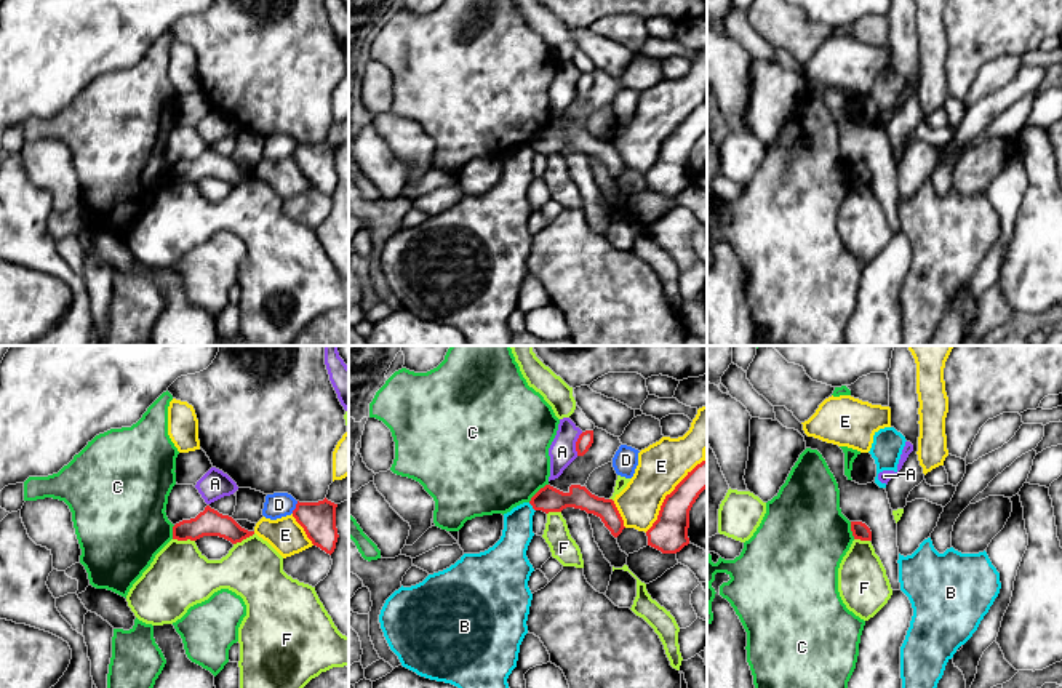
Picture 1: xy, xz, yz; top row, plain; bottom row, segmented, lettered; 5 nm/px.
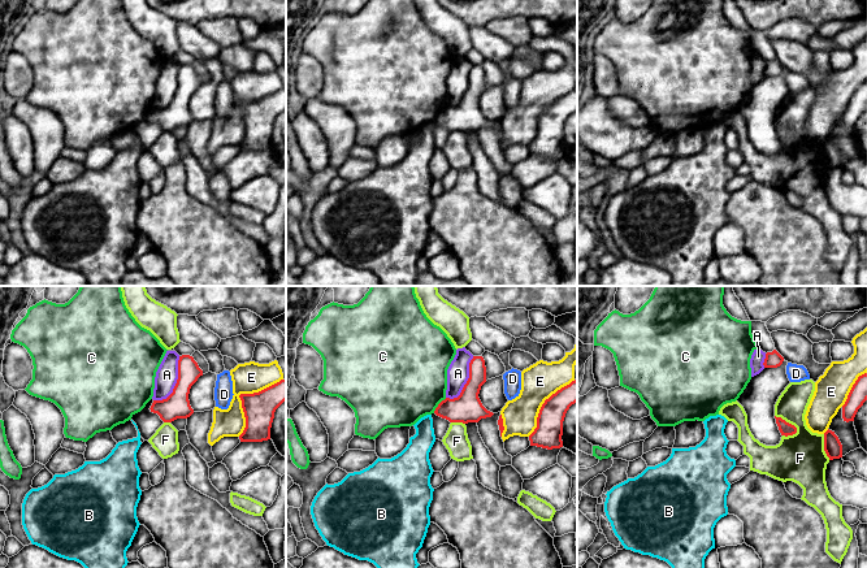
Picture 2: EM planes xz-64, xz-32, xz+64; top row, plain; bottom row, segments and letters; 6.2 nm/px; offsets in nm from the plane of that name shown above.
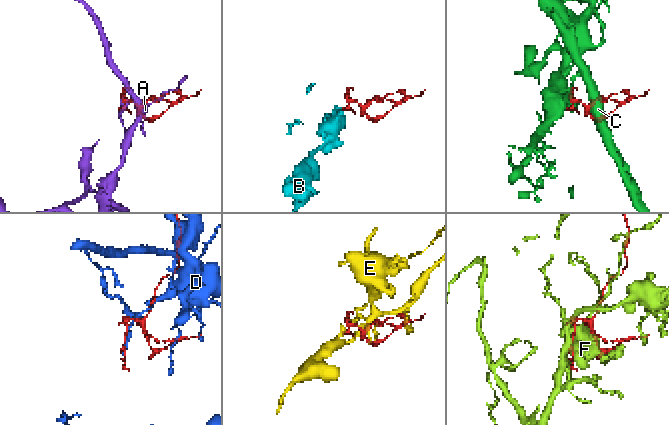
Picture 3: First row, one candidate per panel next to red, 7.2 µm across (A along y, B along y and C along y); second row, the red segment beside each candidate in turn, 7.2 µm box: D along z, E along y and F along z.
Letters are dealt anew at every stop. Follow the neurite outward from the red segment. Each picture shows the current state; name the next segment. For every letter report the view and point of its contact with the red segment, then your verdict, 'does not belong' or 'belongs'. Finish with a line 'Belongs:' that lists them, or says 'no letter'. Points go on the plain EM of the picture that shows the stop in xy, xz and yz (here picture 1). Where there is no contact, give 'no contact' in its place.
A: xz (576, 85) | does not belong
B: xz (533, 149) | does not belong
C: xz (538, 133) | does not belong
D: xy (296, 149) | does not belong
E: xz (667, 136) | does not belong
F: xy (184, 181) | does not belong
Belongs: no letter

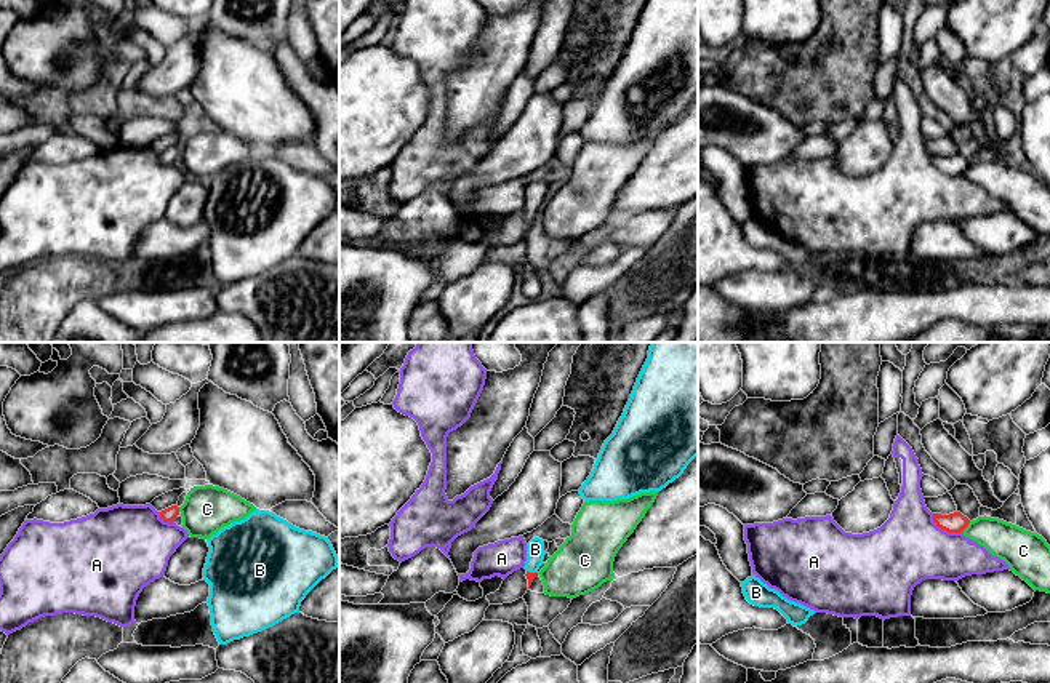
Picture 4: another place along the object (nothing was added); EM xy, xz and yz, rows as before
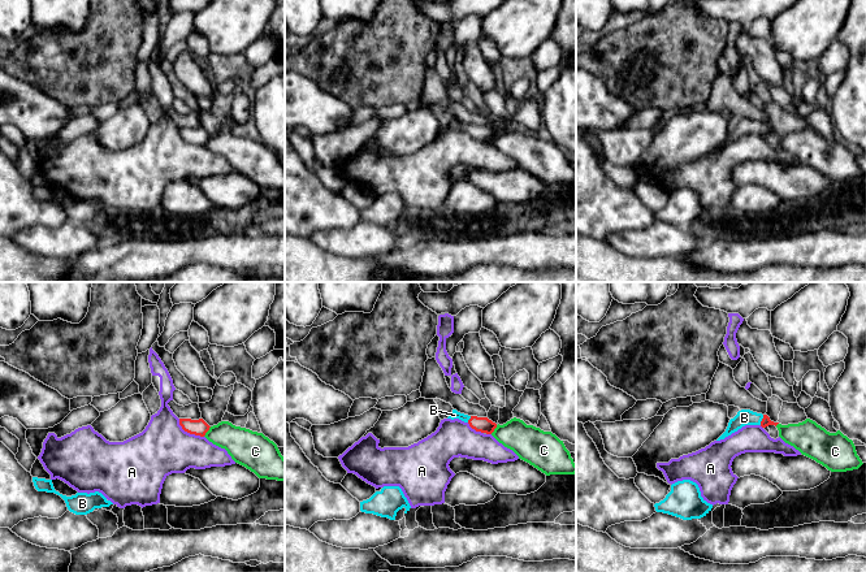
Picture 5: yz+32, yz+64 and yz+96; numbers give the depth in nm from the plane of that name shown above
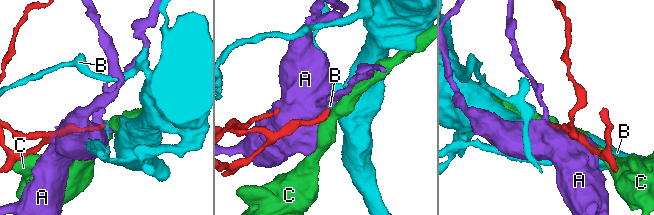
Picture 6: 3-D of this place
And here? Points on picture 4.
A: yz (943, 170) | does not belong
B: xz (532, 215) | belongs
C: yz (965, 168) | does not belong
Belongs: B

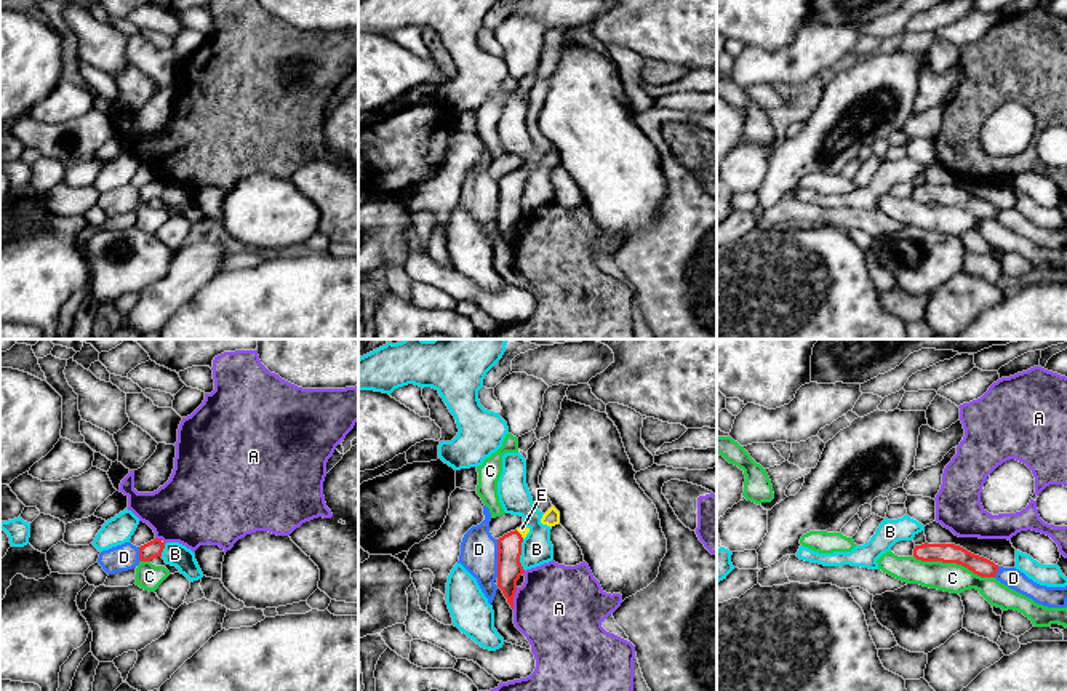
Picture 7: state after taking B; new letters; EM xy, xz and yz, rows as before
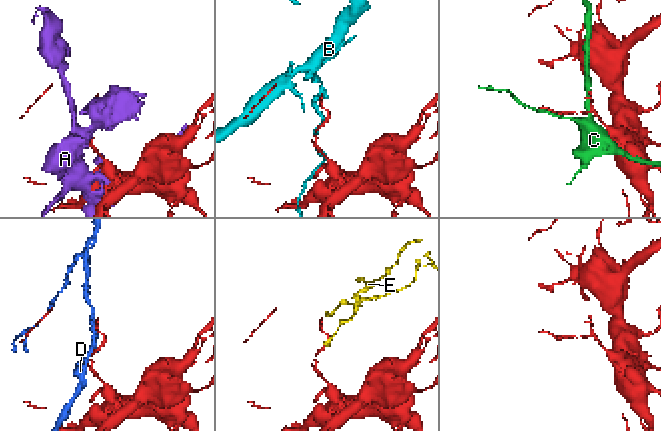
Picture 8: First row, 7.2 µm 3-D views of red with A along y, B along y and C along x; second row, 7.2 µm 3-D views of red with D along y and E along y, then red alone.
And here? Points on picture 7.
A: xz (512, 240) | does not belong
B: xz (520, 195) | does not belong
C: yz (954, 203) | does not belong
D: xz (498, 200) | does not belong
E: xz (520, 176) | belongs
Belongs: E

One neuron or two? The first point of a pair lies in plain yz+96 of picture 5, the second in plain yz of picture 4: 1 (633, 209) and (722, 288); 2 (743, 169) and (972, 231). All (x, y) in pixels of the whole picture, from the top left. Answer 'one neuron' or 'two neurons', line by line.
1: two neurons
2: one neuron

